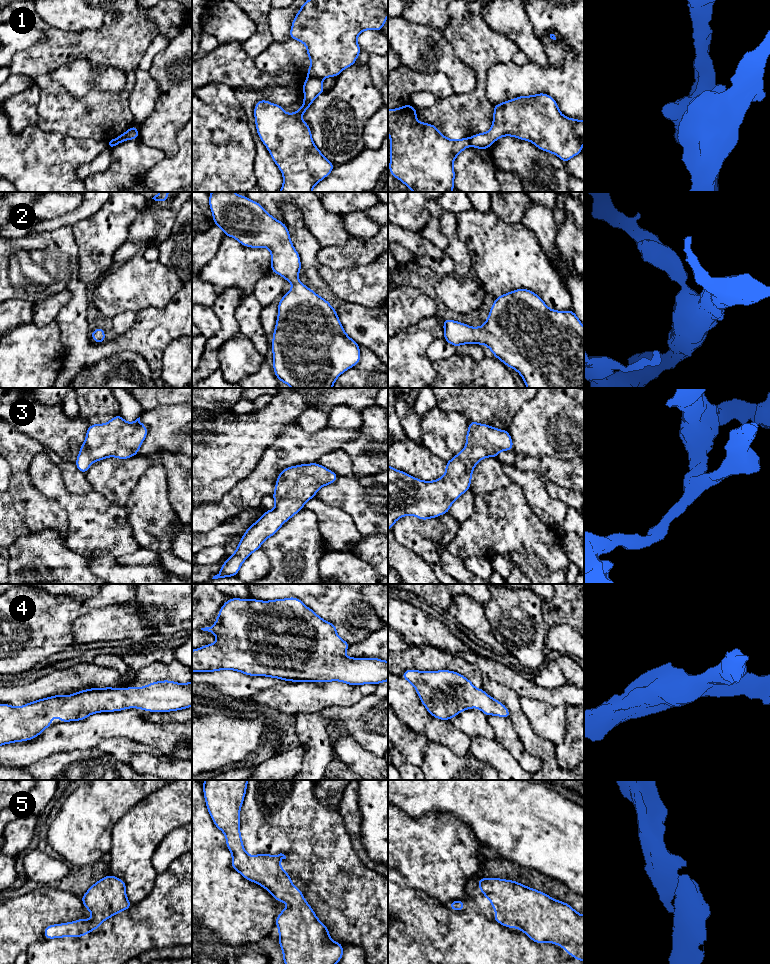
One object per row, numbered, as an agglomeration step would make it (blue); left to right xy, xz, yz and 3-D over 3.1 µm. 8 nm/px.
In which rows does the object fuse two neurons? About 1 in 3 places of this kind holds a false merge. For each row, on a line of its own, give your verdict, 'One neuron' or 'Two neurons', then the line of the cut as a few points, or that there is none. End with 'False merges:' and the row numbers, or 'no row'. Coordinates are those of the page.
1: Two neurons. Split along xz (309, 77), (321, 78)
2: One neuron. No split
3: One neuron. No split
4: One neuron. No split
5: One neuron. No split
False merges: 1

